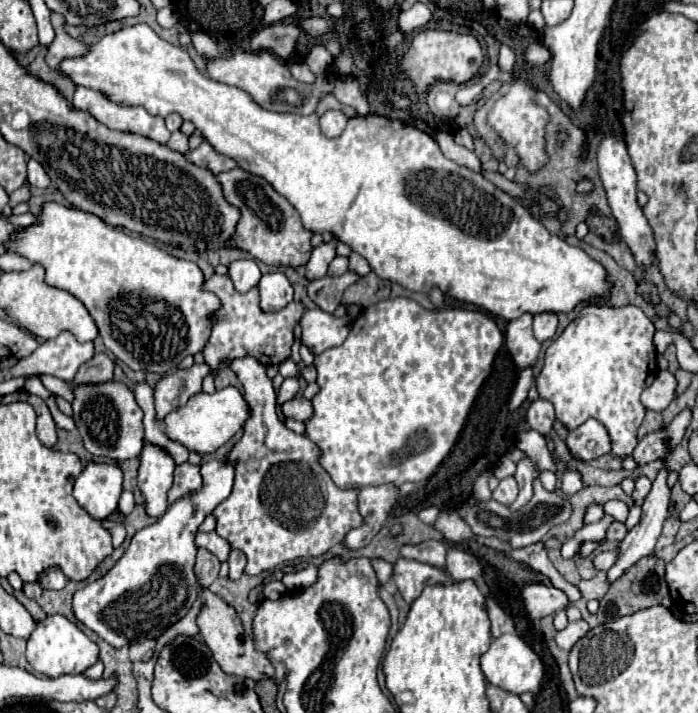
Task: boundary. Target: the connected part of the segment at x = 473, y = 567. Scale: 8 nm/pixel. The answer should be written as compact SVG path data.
M450 547L446 553L446 571L454 581L464 579L478 579L482 575L482 567L474 555L470 555L464 549Z

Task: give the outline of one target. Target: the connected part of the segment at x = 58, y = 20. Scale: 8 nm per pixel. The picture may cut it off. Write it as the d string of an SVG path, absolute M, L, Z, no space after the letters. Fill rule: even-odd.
M51 12L50 20L52 26L57 28L57 35L54 41L50 43L50 49L46 53L46 63L58 71L58 63L66 57L78 57L84 55L88 51L88 45L72 39L66 31L64 25L66 24L64 17L58 13Z

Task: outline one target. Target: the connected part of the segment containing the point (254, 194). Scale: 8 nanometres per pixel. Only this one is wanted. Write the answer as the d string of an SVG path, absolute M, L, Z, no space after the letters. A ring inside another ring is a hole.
M240 167L220 173L216 177L222 183L226 201L242 211L242 219L236 227L236 235L232 237L238 249L252 253L256 259L260 259L266 265L298 267L308 261L312 251L310 245L312 233L302 227L298 211L282 195L278 195L266 179L252 177Z

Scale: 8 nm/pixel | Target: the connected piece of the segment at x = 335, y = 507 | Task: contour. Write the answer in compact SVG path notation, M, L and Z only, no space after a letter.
M242 357L232 359L230 369L244 387L250 417L244 425L242 439L226 455L226 461L236 465L236 477L230 497L212 511L216 517L216 533L224 537L232 549L240 549L248 557L248 575L260 575L296 557L324 555L332 545L340 543L350 529L362 523L356 507L358 489L336 487L318 463L320 453L316 453L316 445L312 445L306 435L298 435L284 425L264 365L254 357Z

